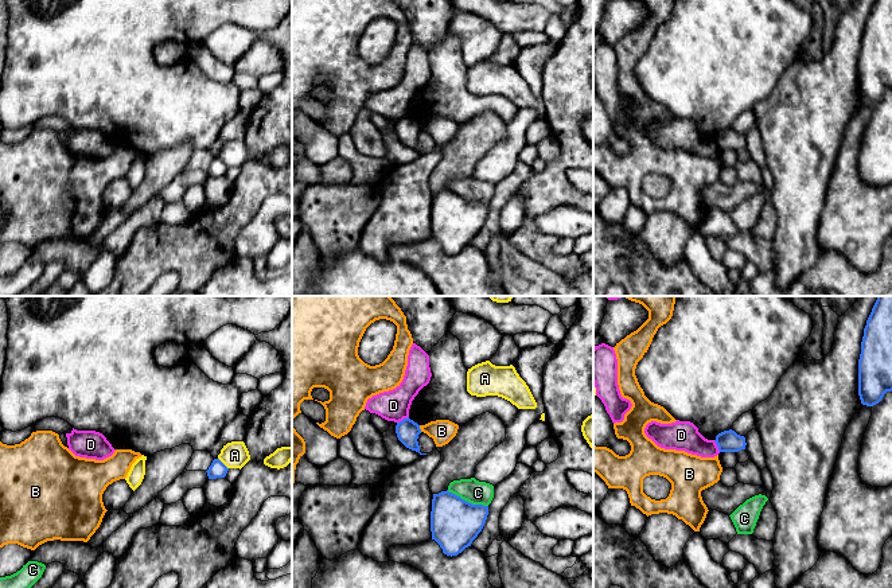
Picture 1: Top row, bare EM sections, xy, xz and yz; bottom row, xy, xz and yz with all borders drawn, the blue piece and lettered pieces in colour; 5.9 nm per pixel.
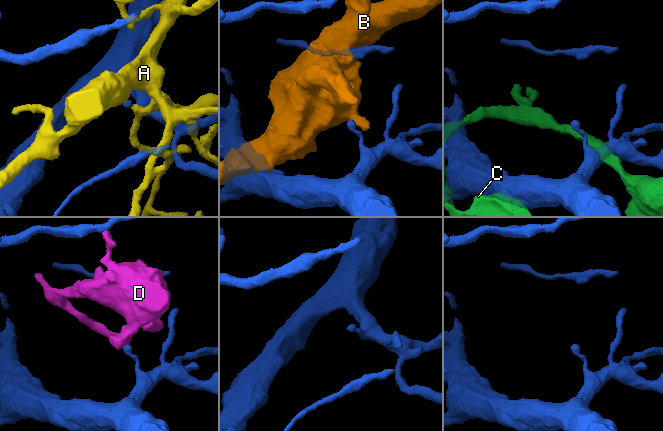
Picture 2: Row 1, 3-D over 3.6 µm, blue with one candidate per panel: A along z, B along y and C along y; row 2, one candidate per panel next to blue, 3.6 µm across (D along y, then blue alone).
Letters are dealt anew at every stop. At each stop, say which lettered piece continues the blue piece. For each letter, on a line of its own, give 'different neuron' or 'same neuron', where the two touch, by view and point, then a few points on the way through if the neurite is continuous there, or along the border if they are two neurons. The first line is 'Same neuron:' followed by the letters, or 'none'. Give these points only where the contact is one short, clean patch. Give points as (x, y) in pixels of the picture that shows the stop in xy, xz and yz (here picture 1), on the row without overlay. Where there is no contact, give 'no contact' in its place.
Same neuron: none
A: different neuron; meets blue in xy at (222, 162)
B: different neuron; meets blue in xz at (419, 127)
C: different neuron; meets blue in xz at (466, 199)
D: different neuron; meets blue in xz at (404, 117); border along xz (408, 115), (397, 121)

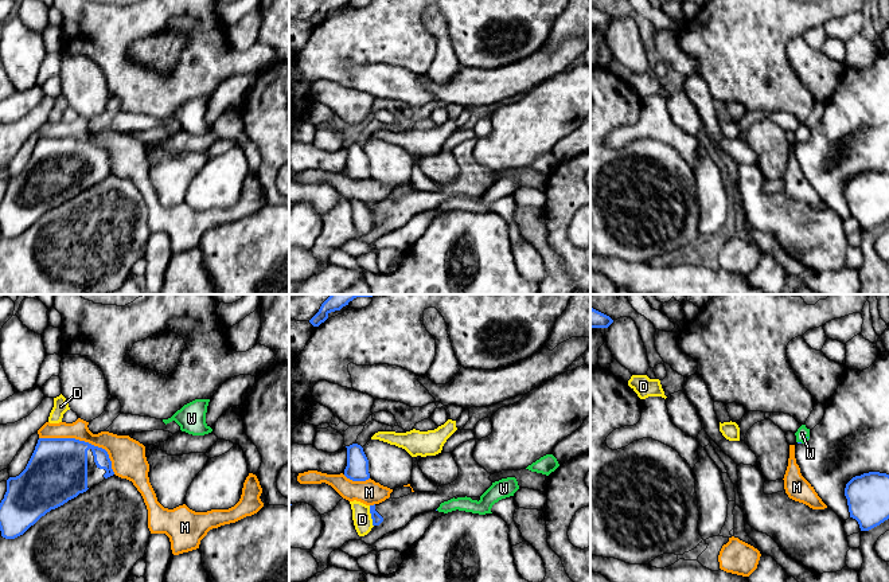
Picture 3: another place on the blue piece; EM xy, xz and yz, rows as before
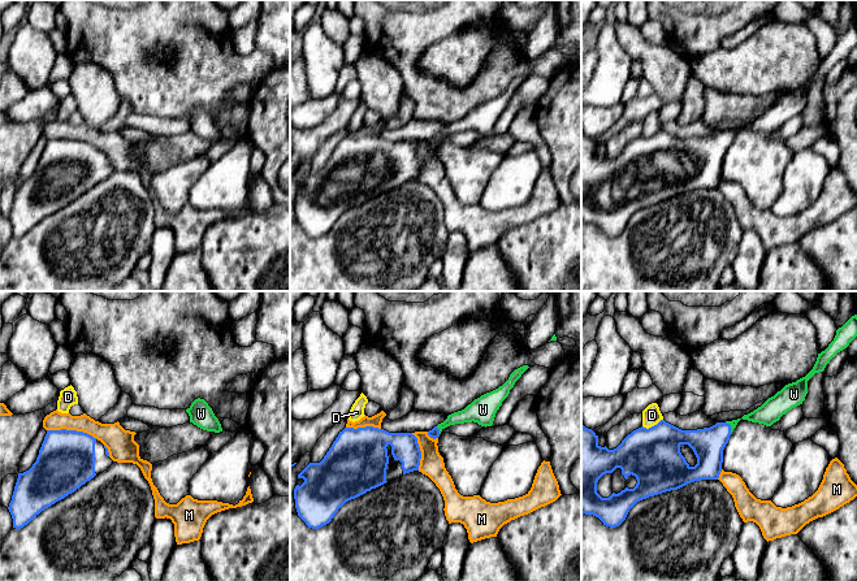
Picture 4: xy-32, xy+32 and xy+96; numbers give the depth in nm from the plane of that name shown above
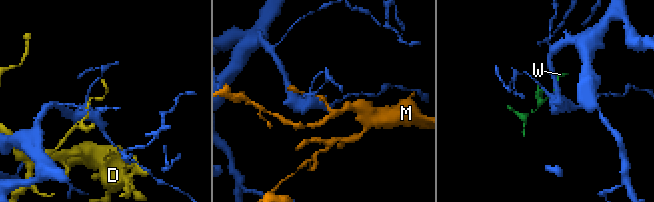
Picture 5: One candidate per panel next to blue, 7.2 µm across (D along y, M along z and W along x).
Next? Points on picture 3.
Same neuron: W
D: different neuron; meets blue in xz at (371, 215)
M: different neuron; meets blue in xy at (84, 140)
W: same neuron; meets blue in yz at (800, 141); runs through yz (798, 141), (800, 141), (802, 132)

